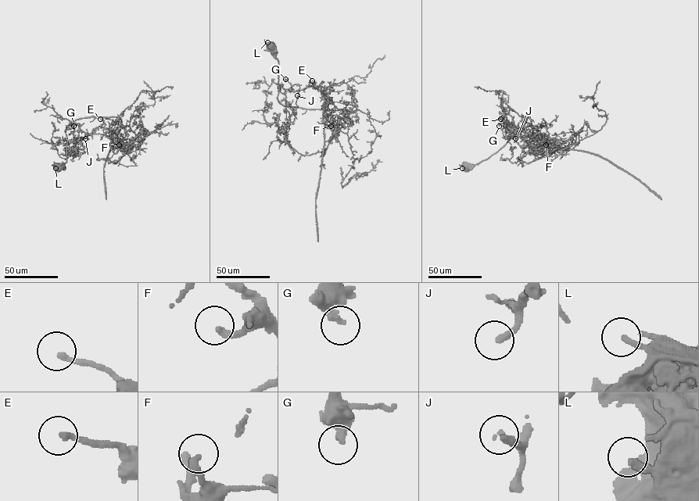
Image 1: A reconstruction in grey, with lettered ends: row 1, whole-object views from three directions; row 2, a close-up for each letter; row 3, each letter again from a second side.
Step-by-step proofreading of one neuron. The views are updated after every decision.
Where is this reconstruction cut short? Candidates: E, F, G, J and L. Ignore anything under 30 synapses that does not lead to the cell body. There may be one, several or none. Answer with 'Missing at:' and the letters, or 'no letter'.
Missing at: E, J

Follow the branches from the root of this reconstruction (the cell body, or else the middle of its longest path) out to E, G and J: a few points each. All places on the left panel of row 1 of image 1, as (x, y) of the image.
E: (58, 168), (66, 160), (66, 128), (76, 119), (117, 117), (122, 125), (115, 137), (119, 140), (100, 119)
G: (58, 168), (73, 121), (116, 116), (122, 127), (116, 141), (112, 130), (98, 127), (86, 134), (73, 126)
J: (58, 168), (66, 161), (69, 124), (91, 116), (120, 119), (117, 141), (114, 131), (100, 127), (85, 138)

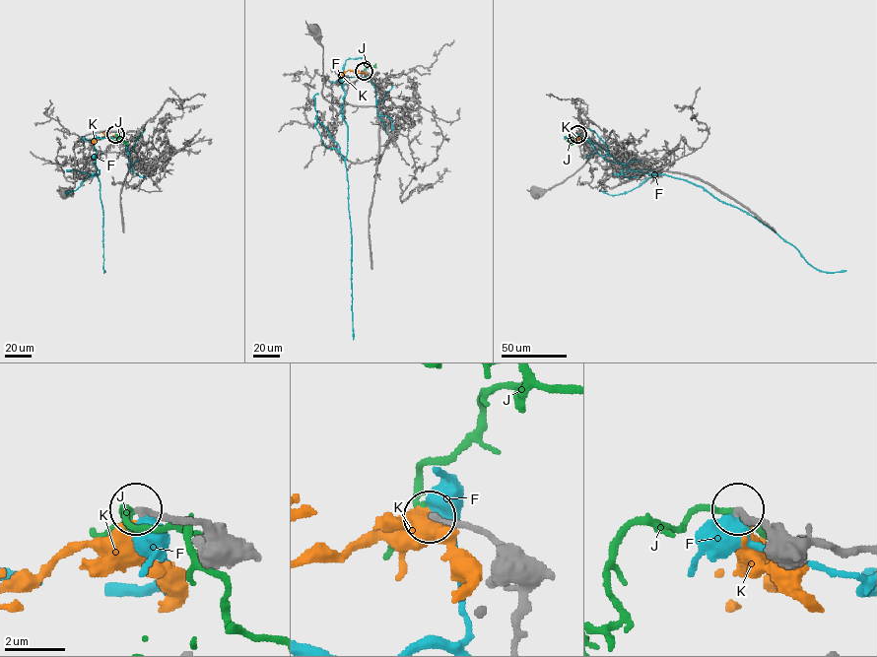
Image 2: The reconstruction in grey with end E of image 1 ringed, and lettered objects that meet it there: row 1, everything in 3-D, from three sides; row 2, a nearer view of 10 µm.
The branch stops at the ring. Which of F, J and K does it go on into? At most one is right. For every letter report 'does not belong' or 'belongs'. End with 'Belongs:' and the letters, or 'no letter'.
F: does not belong
J: belongs
K: does not belong
Belongs: J

